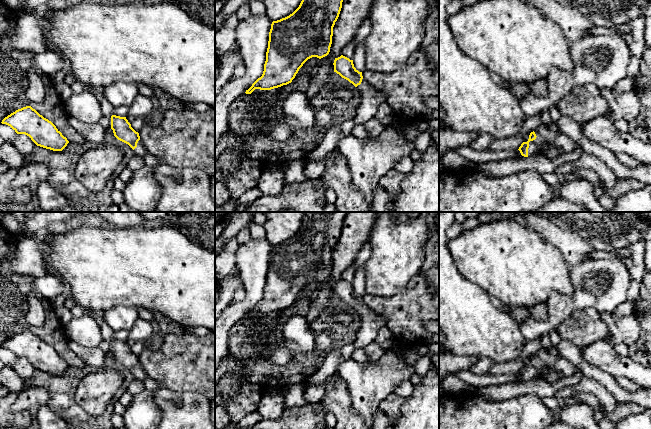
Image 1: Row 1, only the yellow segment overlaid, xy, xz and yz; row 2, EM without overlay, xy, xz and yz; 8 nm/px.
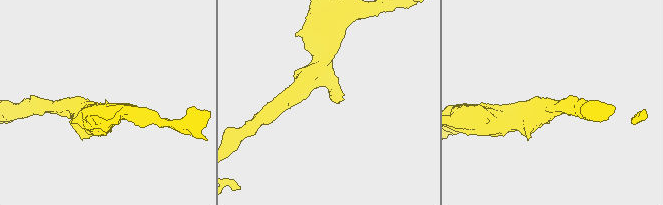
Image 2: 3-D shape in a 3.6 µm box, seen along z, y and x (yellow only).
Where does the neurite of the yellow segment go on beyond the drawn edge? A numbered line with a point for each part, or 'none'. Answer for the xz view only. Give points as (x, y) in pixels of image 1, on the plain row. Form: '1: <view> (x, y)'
1: xz (371, 322)

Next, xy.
1: xy (140, 374)

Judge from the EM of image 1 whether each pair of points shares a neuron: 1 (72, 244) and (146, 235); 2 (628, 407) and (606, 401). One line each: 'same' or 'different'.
1: same
2: different

